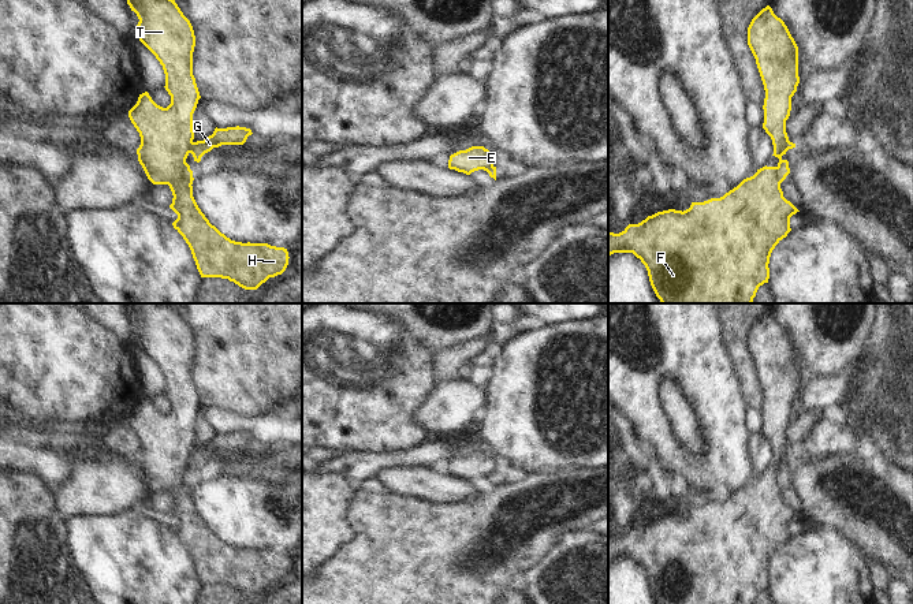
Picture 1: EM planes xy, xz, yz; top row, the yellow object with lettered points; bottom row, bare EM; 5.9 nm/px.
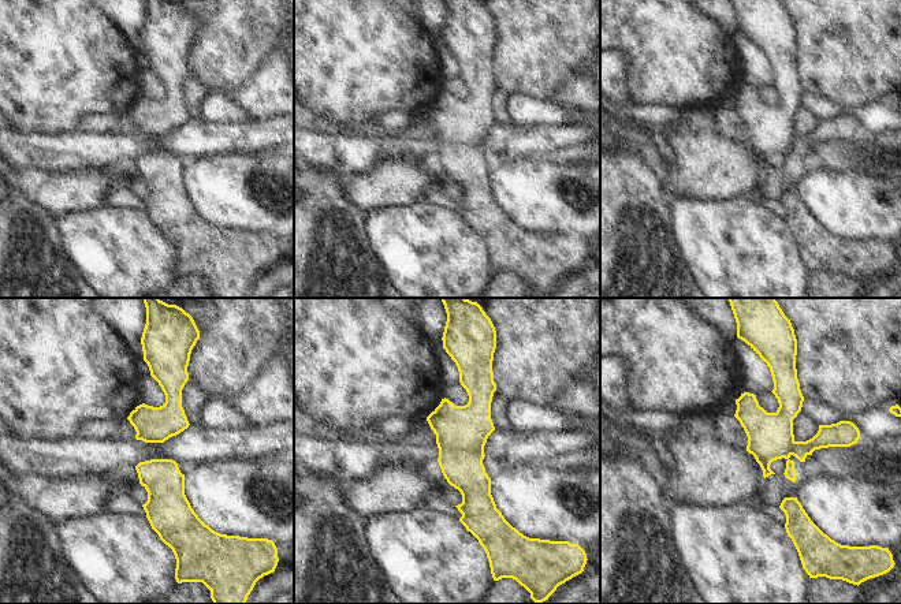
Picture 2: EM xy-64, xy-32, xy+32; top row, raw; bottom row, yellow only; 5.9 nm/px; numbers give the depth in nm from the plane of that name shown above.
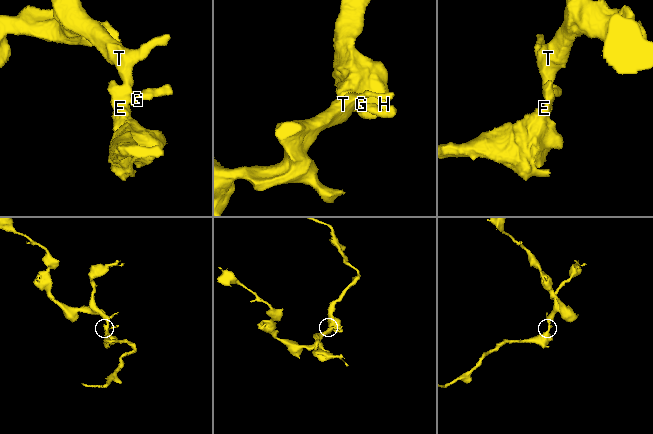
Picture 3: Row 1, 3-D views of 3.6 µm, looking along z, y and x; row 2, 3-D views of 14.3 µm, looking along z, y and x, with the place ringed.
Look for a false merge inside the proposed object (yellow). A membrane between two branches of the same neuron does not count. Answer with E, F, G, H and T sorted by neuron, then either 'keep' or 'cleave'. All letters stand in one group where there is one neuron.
E F H T / G; cleave

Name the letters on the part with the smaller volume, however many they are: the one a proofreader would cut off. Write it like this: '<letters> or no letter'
G

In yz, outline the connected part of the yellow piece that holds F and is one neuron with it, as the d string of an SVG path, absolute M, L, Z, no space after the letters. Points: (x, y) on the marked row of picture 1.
M765 165L720 198L692 202L683 212L657 212L619 234L608 232L608 256L633 253L640 258L662 303L752 303L759 287L768 283L772 250L791 231L790 217L800 212L783 197L776 169Z

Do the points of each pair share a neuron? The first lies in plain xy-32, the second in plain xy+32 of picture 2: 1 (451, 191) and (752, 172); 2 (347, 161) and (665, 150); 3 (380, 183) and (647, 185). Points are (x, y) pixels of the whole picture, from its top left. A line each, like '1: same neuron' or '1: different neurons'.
1: different neurons
2: different neurons
3: different neurons

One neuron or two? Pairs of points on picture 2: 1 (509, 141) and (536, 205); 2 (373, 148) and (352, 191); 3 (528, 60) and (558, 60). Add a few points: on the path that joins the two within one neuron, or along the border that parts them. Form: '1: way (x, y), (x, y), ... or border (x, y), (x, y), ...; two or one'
1: border (518, 157), (548, 161); two
2: border (391, 160), (386, 159), (353, 175), (338, 174); two
3: way (535, 60), (551, 60); one

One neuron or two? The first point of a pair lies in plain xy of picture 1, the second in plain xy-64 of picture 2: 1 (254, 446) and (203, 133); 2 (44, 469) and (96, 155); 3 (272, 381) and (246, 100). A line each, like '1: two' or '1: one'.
1: one
2: one
3: two

